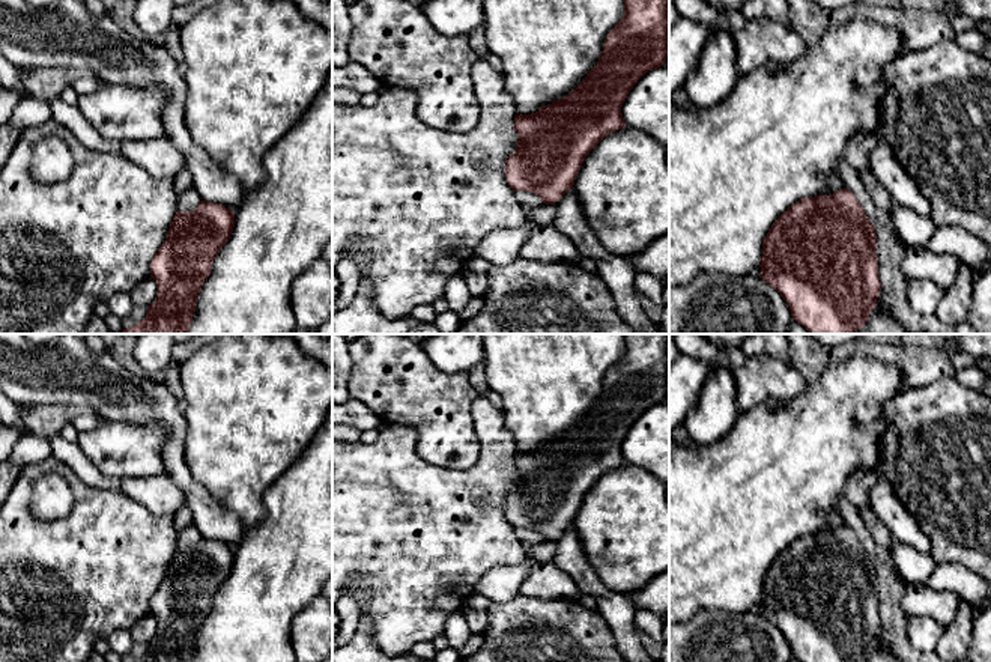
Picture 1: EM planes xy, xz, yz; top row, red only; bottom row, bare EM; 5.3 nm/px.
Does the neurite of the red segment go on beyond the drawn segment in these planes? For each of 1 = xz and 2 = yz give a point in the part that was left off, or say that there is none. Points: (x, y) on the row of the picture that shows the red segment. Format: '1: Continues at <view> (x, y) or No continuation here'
1: No continuation here
2: No continuation here

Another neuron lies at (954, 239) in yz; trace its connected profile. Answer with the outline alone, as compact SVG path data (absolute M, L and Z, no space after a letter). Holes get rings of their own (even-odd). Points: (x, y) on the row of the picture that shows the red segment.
M938 226L928 248L937 254L955 254L968 266L991 271L991 250L988 245L959 226Z

